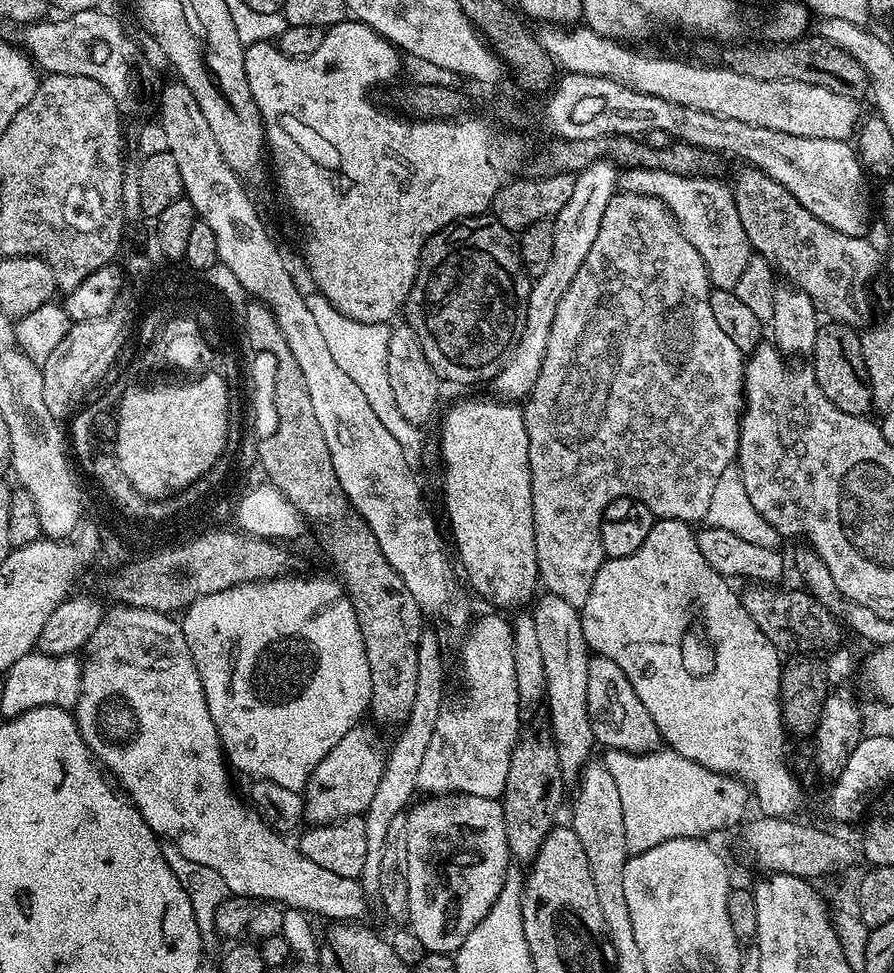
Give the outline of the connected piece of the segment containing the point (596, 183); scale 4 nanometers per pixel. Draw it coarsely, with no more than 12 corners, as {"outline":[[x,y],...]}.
{"outline":[[607,158],[575,173],[532,280],[524,326],[494,377],[523,401],[538,380],[562,294],[580,275],[618,192]]}

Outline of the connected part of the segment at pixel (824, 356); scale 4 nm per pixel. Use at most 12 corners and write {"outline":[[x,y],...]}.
{"outline":[[821,323],[810,363],[846,414],[873,411],[860,332]]}

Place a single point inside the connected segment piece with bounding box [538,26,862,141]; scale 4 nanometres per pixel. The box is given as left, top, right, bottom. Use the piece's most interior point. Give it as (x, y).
(797, 108)

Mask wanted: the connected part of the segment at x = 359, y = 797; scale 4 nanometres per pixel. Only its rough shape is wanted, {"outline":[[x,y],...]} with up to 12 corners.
{"outline":[[354,725],[304,784],[304,819],[364,813],[386,748]]}

